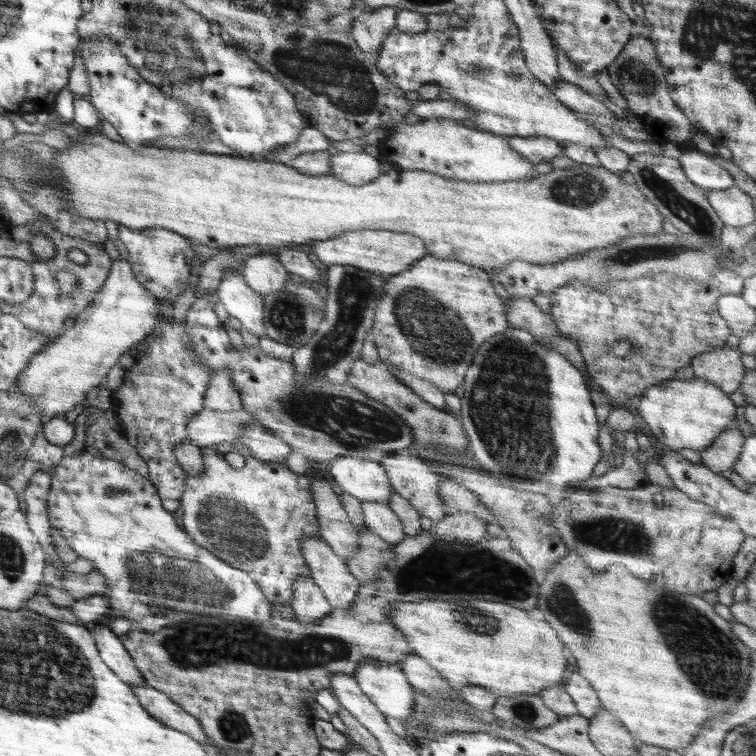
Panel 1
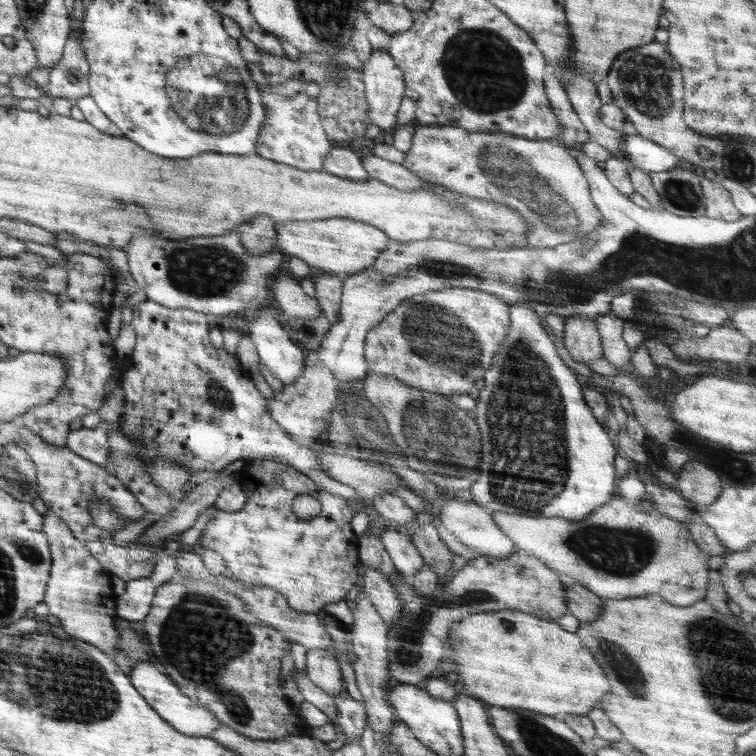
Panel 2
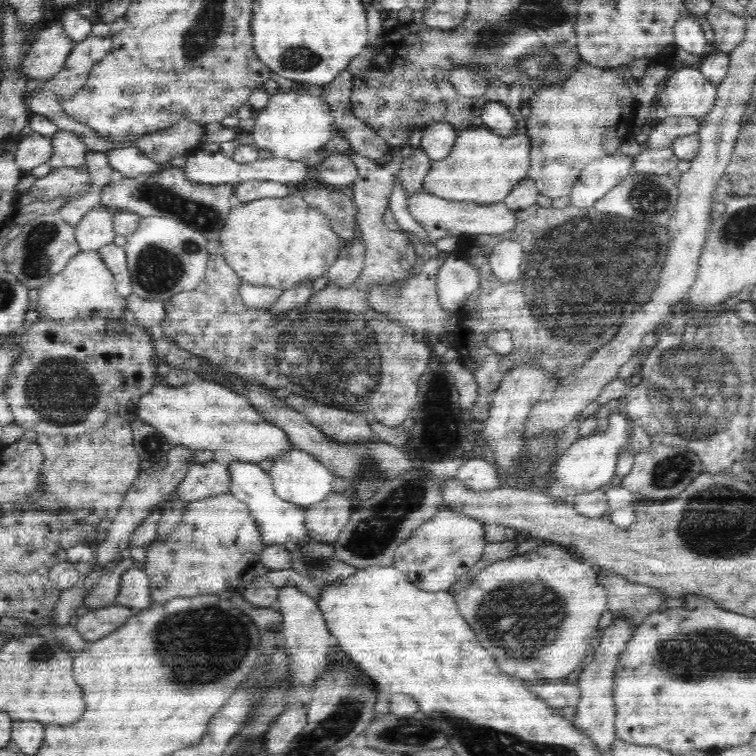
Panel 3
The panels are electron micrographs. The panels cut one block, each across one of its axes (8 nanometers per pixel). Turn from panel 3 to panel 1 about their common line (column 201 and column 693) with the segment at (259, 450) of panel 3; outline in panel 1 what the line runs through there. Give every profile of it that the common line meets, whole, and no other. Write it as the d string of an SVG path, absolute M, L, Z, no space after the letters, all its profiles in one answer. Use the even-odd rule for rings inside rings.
M672 378L648 386L641 395L640 405L635 408L635 412L650 426L656 439L672 451L680 451L682 448L701 451L707 449L736 420L736 407L722 389L702 378Z

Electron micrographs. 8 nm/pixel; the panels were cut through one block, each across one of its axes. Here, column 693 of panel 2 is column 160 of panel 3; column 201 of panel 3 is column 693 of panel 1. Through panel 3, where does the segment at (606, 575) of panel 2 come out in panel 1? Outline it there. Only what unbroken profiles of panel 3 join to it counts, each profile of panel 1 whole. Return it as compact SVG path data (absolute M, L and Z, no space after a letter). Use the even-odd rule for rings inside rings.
M647 483L644 487L630 489L612 488L612 486L597 490L574 489L569 491L556 506L552 506L547 519L556 528L555 532L559 535L560 541L566 546L566 549L580 554L584 558L584 562L588 564L588 568L594 570L594 574L608 570L612 564L620 564L624 568L630 568L630 572L634 576L638 576L650 584L656 584L658 588L668 588L668 590L676 590L676 592L686 595L702 595L704 592L716 590L724 580L730 578L733 575L734 558L747 538L734 519L718 515L710 506L690 499L676 488L666 490L651 483Z

